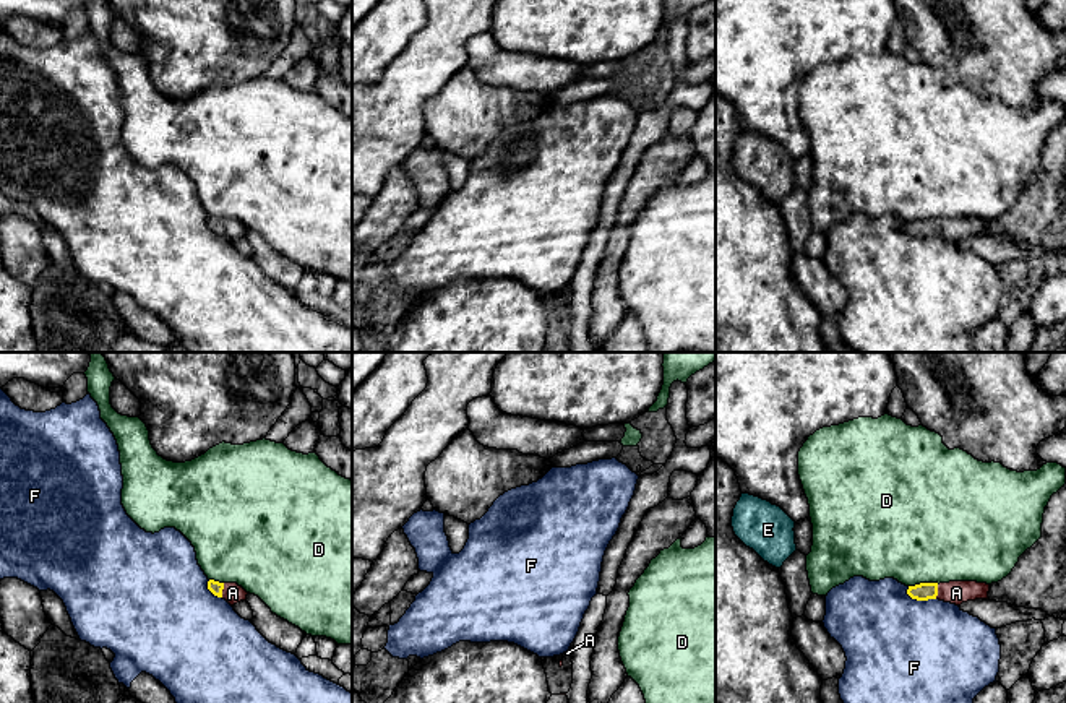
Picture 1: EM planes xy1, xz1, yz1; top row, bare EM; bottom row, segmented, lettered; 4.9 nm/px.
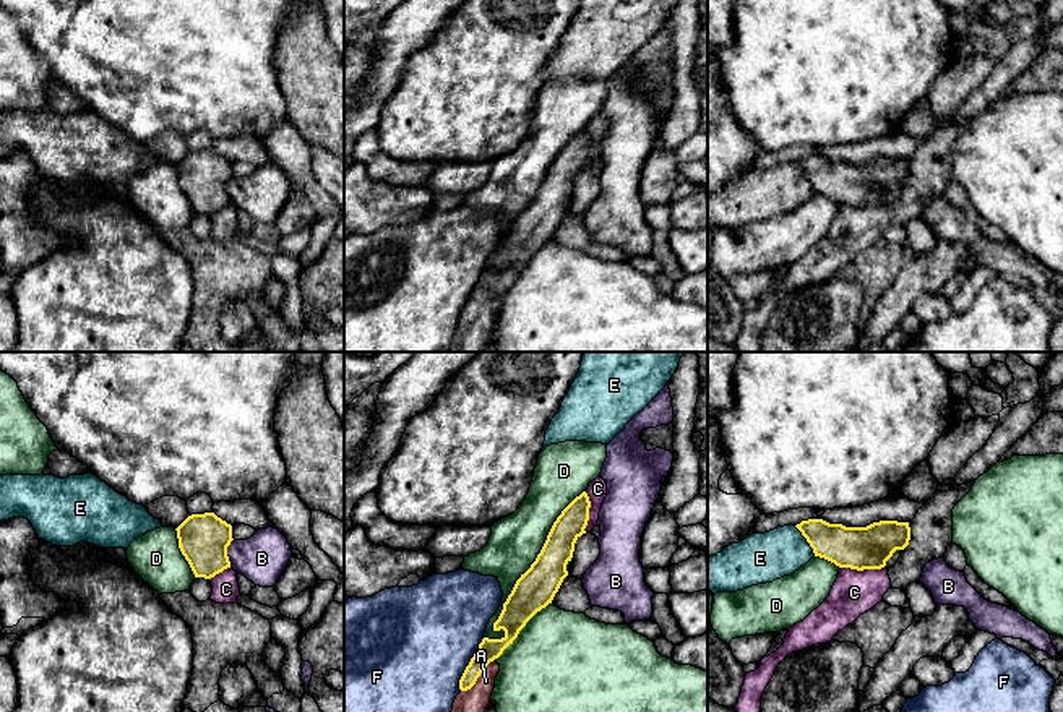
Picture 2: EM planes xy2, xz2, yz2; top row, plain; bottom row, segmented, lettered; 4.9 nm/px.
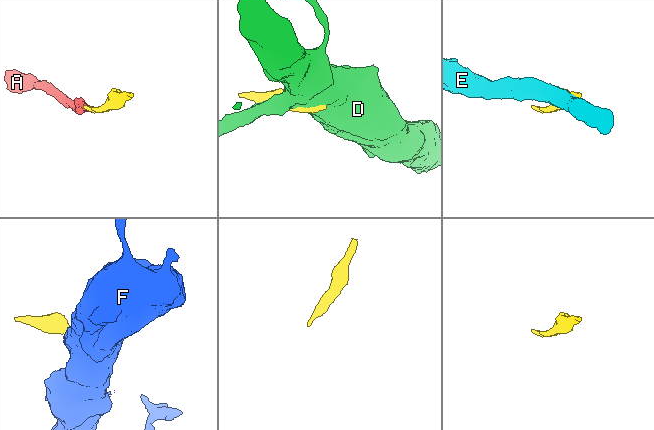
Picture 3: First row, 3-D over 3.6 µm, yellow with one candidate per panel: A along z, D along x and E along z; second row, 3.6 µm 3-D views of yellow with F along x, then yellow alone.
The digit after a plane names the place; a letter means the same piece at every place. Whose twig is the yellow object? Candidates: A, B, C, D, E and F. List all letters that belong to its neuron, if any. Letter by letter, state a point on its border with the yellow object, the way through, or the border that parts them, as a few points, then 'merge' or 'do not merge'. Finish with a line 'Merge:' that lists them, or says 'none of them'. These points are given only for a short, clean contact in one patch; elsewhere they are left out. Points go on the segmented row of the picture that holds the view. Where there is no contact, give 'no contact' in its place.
A: meets yellow in xz2 at (477, 677); runs through xz2 (489, 649), (477, 677), (476, 699); merge
B: meets yellow in xy2 at (226, 553); do not merge
C: meets yellow in yz2 at (862, 570); border along yz2 (841, 566), (854, 570), (883, 568); do not merge
D: meets yellow in xz2 at (523, 574); do not merge
E: meets yellow in yz2 at (807, 540); do not merge
F: meets yellow in xz2 at (469, 664); do not merge
Merge: A

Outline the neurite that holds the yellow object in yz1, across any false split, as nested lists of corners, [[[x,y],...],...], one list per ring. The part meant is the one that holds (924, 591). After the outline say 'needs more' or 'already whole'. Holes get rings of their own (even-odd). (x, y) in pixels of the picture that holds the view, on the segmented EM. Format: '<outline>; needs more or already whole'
[[[977,581],[920,583],[909,586],[907,594],[917,601],[939,599],[961,606],[967,601],[988,599],[990,584]]]; needs more

